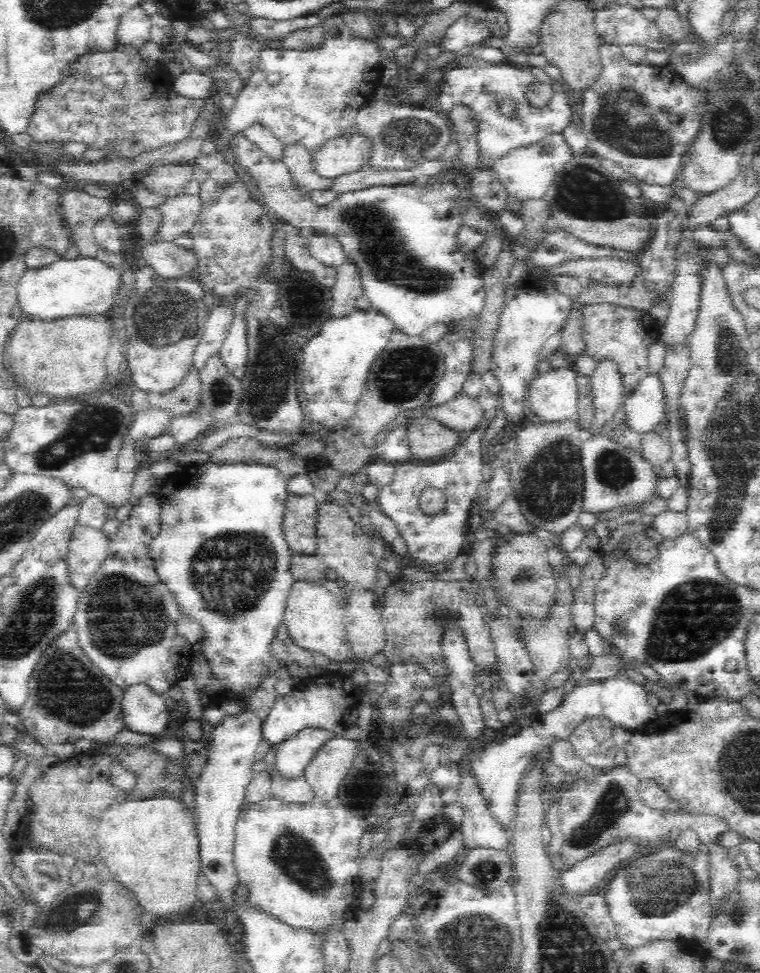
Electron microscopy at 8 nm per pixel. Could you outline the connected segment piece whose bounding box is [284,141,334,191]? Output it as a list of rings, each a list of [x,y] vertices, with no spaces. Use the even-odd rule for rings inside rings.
[[[290,141],[285,144],[284,164],[290,174],[300,185],[311,190],[330,190],[334,186],[334,179],[320,178],[309,167],[310,150],[300,141]]]

